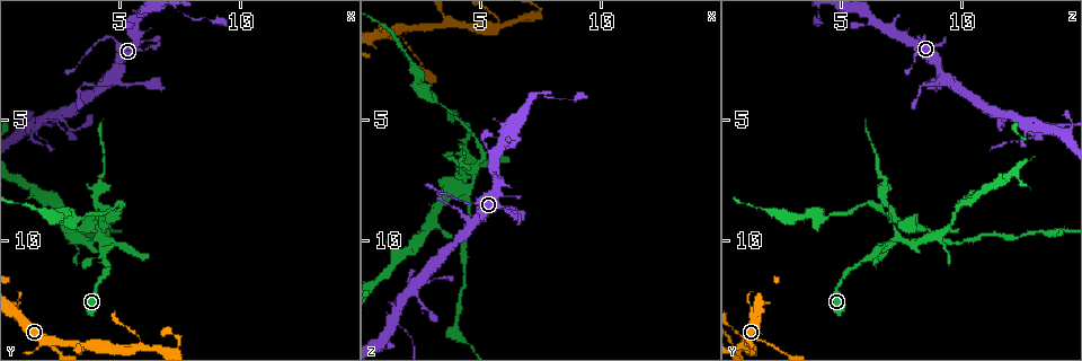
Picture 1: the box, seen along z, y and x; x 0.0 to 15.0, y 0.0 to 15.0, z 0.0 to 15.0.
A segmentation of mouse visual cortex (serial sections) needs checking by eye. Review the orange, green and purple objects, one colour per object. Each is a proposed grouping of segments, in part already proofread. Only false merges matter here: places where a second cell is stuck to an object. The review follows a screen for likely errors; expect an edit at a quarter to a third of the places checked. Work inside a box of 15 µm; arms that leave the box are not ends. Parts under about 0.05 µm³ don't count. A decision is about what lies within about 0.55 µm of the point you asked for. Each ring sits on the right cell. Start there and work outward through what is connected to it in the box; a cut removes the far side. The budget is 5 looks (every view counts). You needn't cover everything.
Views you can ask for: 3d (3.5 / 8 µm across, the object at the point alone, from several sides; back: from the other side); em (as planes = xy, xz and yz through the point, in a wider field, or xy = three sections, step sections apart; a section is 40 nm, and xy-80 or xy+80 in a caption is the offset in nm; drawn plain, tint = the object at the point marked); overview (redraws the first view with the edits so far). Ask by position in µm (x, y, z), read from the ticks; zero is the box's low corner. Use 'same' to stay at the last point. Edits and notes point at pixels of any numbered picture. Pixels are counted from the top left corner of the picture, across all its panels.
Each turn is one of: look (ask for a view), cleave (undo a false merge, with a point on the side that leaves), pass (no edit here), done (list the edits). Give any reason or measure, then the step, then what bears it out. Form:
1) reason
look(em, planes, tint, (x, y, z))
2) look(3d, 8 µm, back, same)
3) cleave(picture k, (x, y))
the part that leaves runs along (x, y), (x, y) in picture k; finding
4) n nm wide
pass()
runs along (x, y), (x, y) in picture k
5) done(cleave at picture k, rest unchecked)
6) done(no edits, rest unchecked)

narrows sharply
look(3d, 3.5 µm, (3.6, 14.4, 1.0))

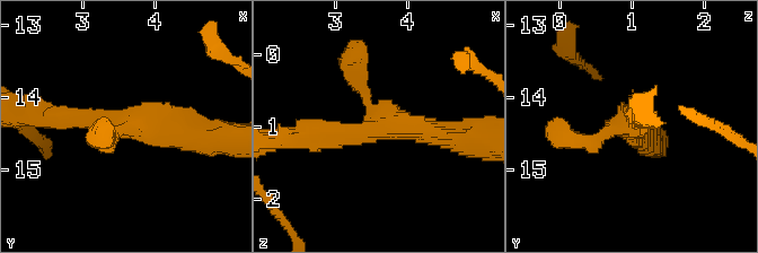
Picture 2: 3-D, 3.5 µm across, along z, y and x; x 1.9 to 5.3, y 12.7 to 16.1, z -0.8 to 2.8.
3 arms; arms of 250, 250, 350 nm
look(em, xy, step 2, tint, (3.65, 14.35, 0.95))

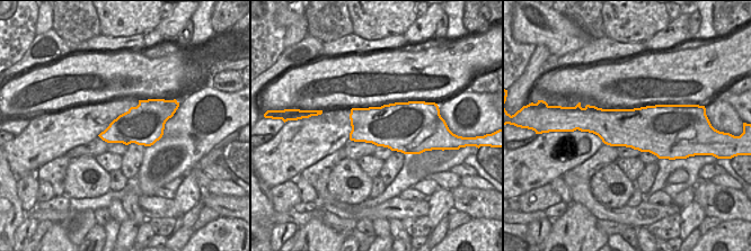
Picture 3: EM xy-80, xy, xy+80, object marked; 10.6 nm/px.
500 nm wide
pass()
runs along (51, 118), (152, 124), (201, 134) in picture 2; all the same cell

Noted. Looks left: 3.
three-way junction
look(3d, 8 µm, (5.9, 14.3, 1.1))

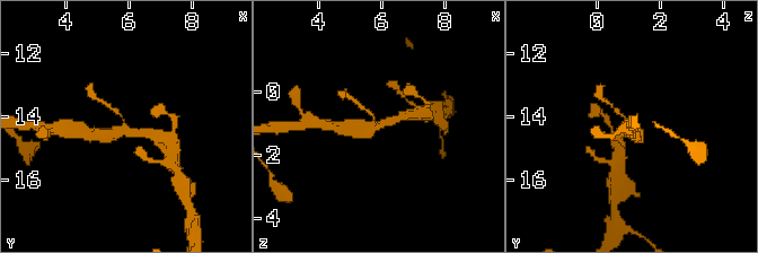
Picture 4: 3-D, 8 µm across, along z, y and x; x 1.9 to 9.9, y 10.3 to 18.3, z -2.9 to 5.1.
zoom in
look(3d, 3.5 µm, back, (5.9, 14.3, 1.1))

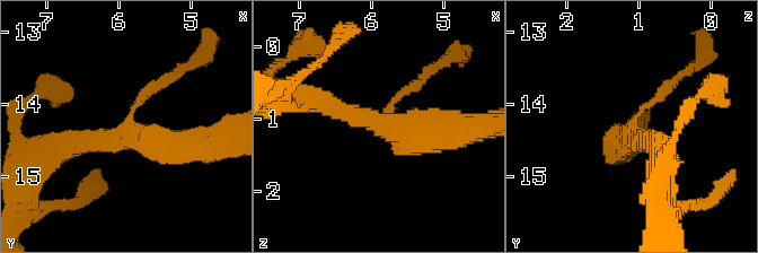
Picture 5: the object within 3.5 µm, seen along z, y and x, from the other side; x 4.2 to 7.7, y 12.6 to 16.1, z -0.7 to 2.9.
arms of 150, 250, 350 nm
pass()
runs along (625, 146), (640, 111), (671, 83) in picture 5; all the same cell

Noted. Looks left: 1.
done(no edits, rest unchecked)

